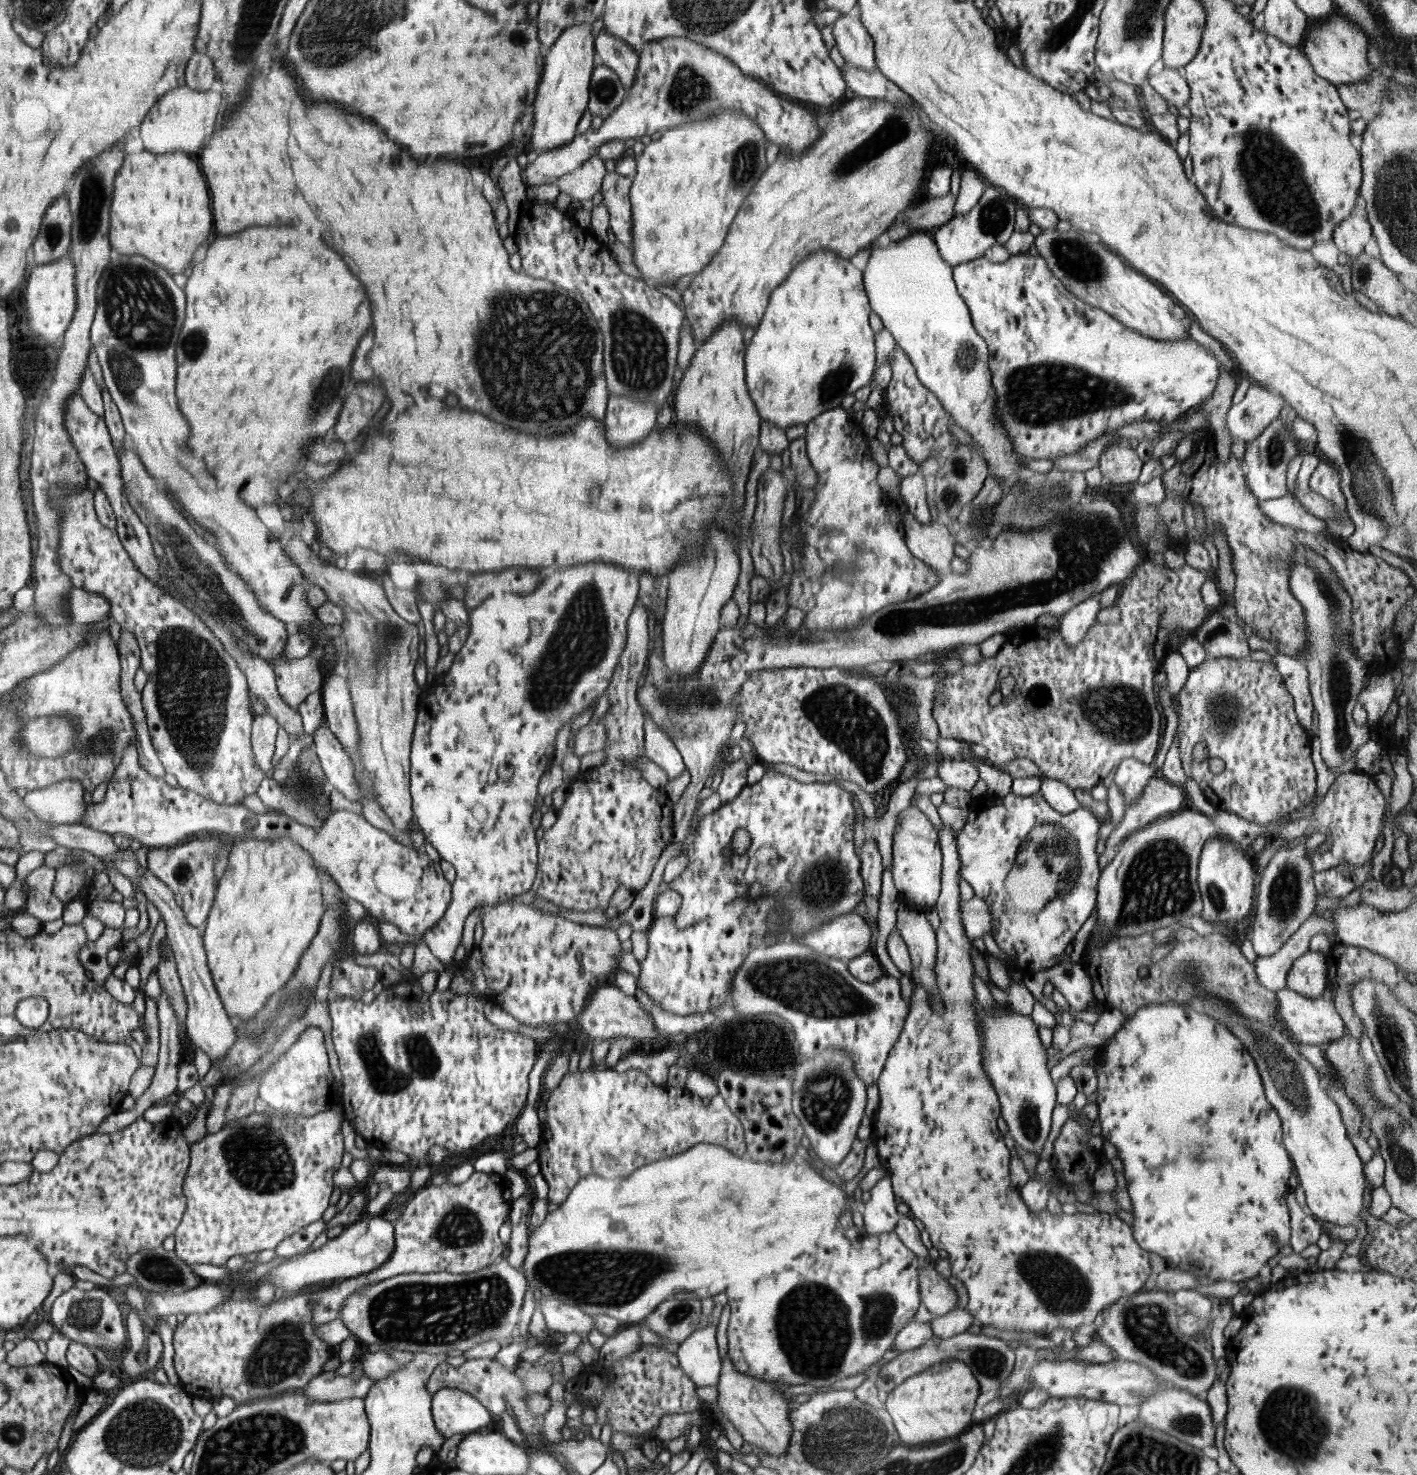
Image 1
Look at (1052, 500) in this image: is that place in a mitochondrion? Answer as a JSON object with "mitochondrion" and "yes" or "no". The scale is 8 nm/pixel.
{"mitochondrion":"yes"}

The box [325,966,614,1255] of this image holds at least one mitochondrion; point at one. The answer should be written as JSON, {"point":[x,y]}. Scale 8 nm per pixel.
{"point":[422,1062]}

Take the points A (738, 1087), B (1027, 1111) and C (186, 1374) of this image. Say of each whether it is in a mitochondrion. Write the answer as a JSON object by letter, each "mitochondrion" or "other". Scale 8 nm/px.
{"A":"other","B":"mitochondrion","C":"other"}

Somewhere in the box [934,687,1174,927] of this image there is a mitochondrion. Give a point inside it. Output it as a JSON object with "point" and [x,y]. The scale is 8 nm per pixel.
{"point":[1050,860]}

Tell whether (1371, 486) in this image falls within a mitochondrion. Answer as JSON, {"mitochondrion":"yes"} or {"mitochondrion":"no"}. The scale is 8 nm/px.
{"mitochondrion":"yes"}

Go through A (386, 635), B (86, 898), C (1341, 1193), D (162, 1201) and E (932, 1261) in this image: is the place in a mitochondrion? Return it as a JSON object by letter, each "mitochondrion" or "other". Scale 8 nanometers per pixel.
{"A":"mitochondrion","B":"other","C":"other","D":"other","E":"other"}

